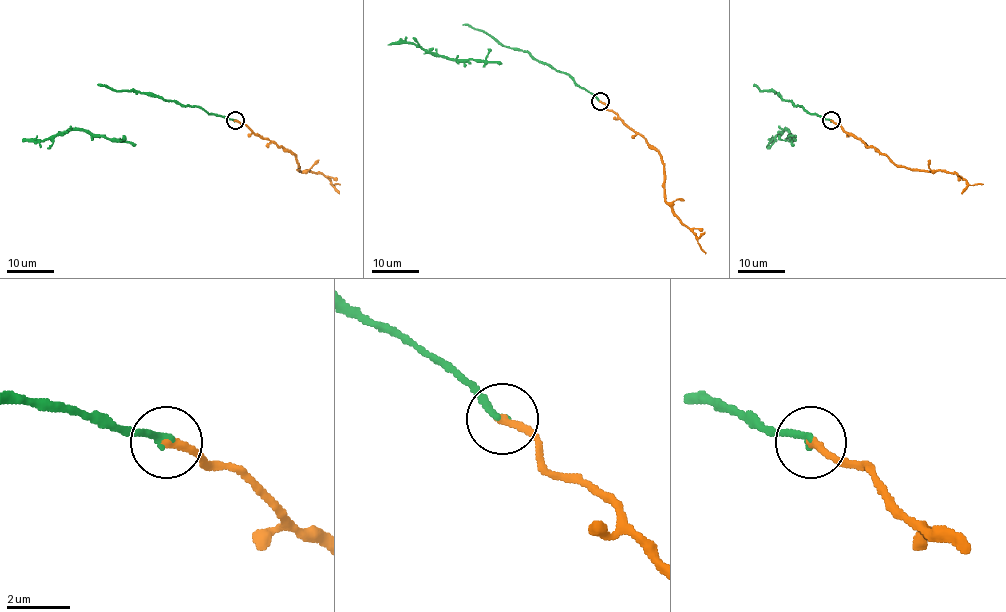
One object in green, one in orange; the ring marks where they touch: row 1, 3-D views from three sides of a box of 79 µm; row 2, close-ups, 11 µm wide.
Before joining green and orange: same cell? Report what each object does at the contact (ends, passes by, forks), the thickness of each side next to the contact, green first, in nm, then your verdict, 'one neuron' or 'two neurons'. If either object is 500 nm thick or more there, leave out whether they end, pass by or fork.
green ends there; orange ends there; 240 nm thick on the green side, 280 nm on the other; one neuron

